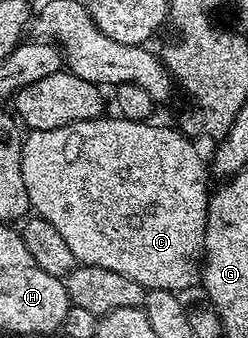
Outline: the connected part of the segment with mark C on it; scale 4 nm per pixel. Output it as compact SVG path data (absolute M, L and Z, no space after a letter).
M101 118L98 120L79 120L73 124L67 124L54 130L42 130L41 132L29 131L23 137L20 145L20 157L22 158L22 182L26 182L26 194L32 203L31 211L41 216L58 234L62 234L62 242L70 246L74 258L80 264L93 264L102 266L106 270L114 270L114 274L122 274L126 278L134 278L145 290L161 288L171 292L183 293L183 288L197 287L202 276L202 261L204 254L204 235L206 234L206 222L208 221L208 188L209 173L206 171L206 160L200 157L200 152L195 148L193 141L183 132L172 128L159 128L153 122L142 120L128 121L121 118Z

